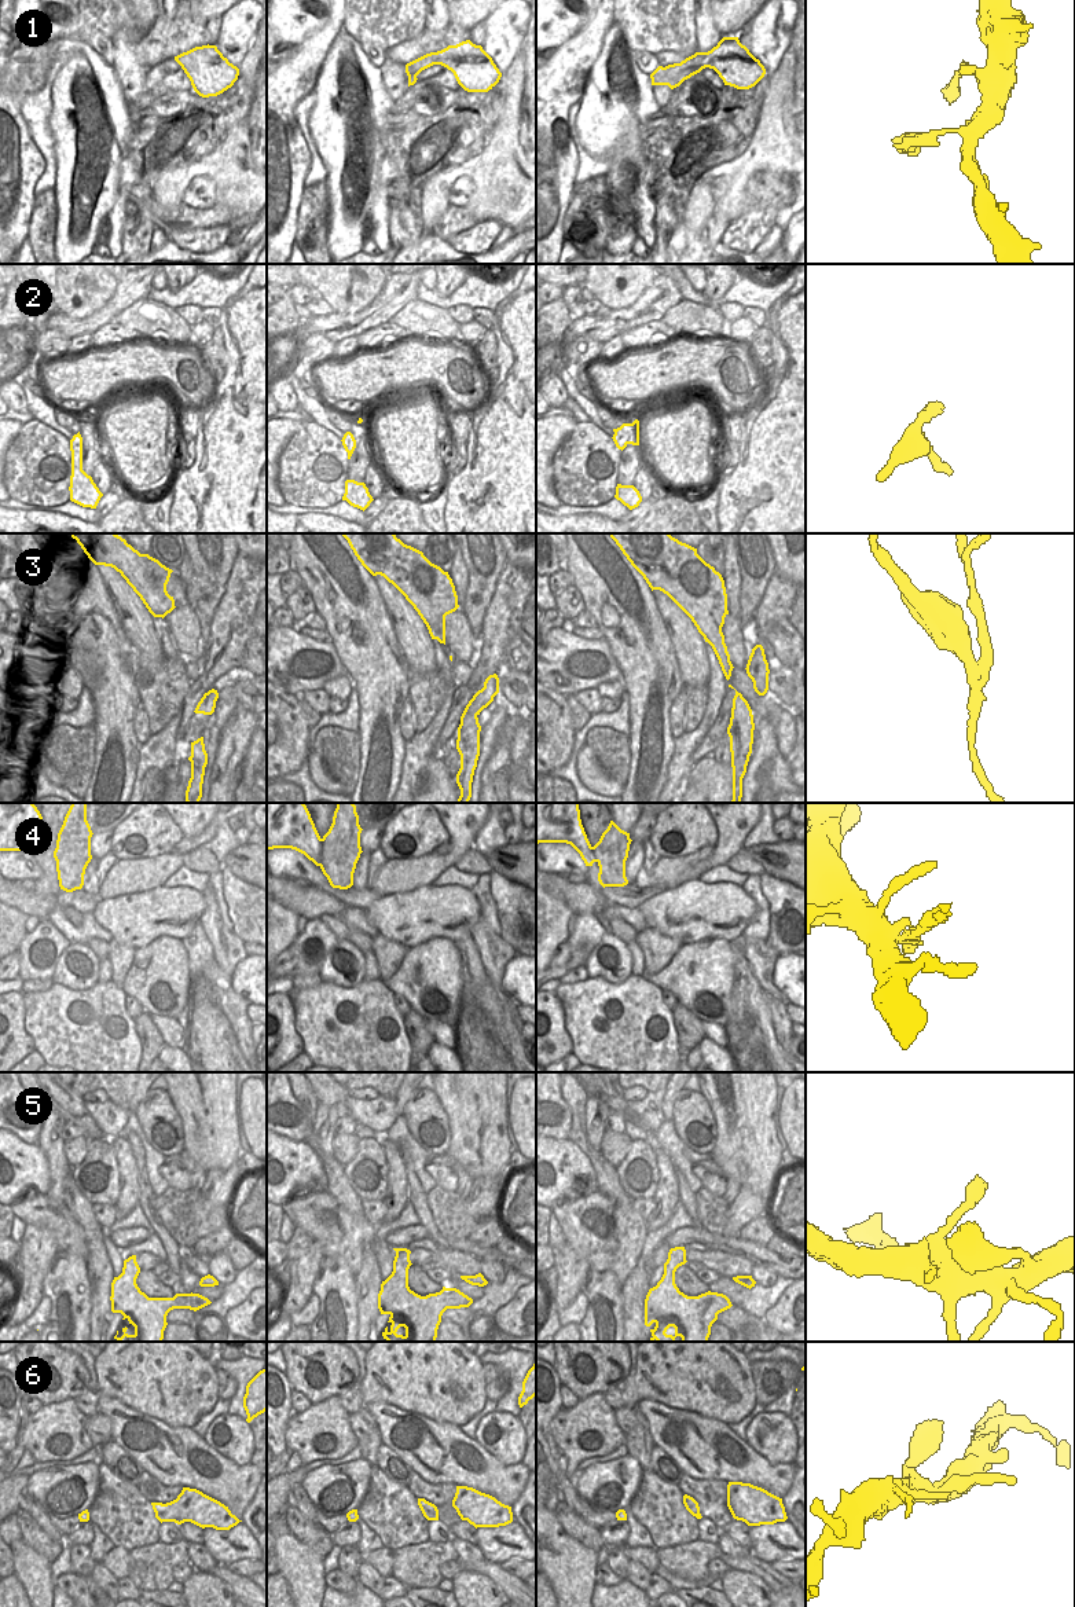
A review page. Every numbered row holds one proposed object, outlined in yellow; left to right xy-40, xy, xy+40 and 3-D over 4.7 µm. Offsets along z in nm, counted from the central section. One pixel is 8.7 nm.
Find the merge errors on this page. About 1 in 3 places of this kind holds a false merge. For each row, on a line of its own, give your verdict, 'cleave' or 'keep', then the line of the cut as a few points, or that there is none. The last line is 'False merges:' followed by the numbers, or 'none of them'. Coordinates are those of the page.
1: keep | no cut
2: keep | no cut
3: cleave | xy (463, 711), (476, 715)
4: cleave | xy (322, 839), (320, 866)
5: keep | no cut
6: keep | no cut
False merges: 3, 4

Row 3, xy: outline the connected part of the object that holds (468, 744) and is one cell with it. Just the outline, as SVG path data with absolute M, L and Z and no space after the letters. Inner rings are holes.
M463 712L456 740L456 749L461 755L461 768L456 774L456 784L461 789L458 803L469 803L472 797L472 782L480 756L480 731L477 715Z

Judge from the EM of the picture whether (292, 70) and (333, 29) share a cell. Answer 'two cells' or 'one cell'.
one cell

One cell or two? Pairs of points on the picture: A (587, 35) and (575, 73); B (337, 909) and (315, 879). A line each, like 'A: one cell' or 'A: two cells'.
A: one cell
B: two cells

